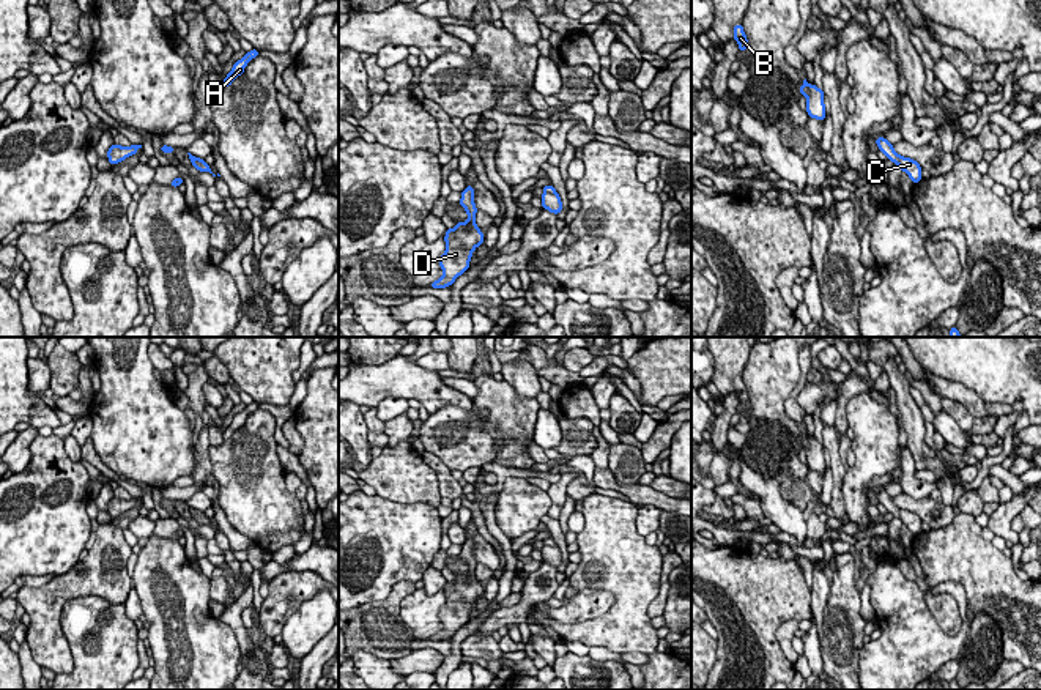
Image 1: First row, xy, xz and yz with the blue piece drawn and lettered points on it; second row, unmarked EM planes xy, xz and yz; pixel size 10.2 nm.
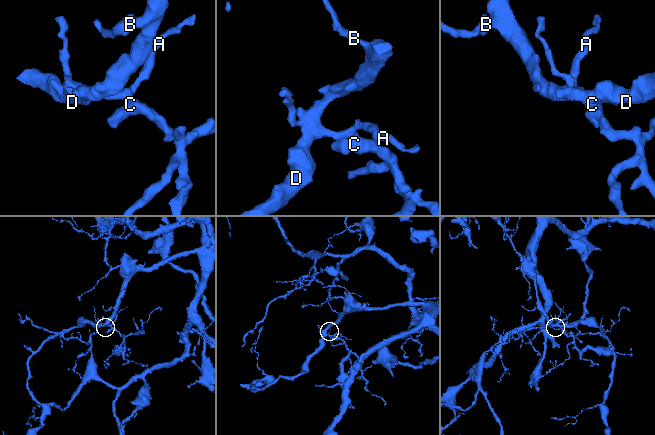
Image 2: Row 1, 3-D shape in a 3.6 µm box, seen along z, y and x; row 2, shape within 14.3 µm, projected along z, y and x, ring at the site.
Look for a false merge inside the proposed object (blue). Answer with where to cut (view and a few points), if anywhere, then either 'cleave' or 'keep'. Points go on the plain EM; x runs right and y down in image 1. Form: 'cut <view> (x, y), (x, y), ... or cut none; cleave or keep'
cut none; keep

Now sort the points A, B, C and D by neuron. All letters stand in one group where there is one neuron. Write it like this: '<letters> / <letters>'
A B C D

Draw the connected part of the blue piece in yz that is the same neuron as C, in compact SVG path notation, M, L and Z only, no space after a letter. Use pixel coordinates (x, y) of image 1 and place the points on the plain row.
M885 490L876 492L876 498L887 509L887 512L890 512L893 517L898 517L901 523L909 528L913 537L923 532L921 518L910 510L899 509Z

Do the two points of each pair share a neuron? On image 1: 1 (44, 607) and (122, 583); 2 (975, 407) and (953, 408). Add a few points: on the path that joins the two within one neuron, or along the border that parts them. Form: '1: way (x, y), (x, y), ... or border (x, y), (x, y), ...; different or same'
1: way (63, 588), (74, 583), (103, 583); same
2: border (942, 397), (958, 400), (974, 416); different

